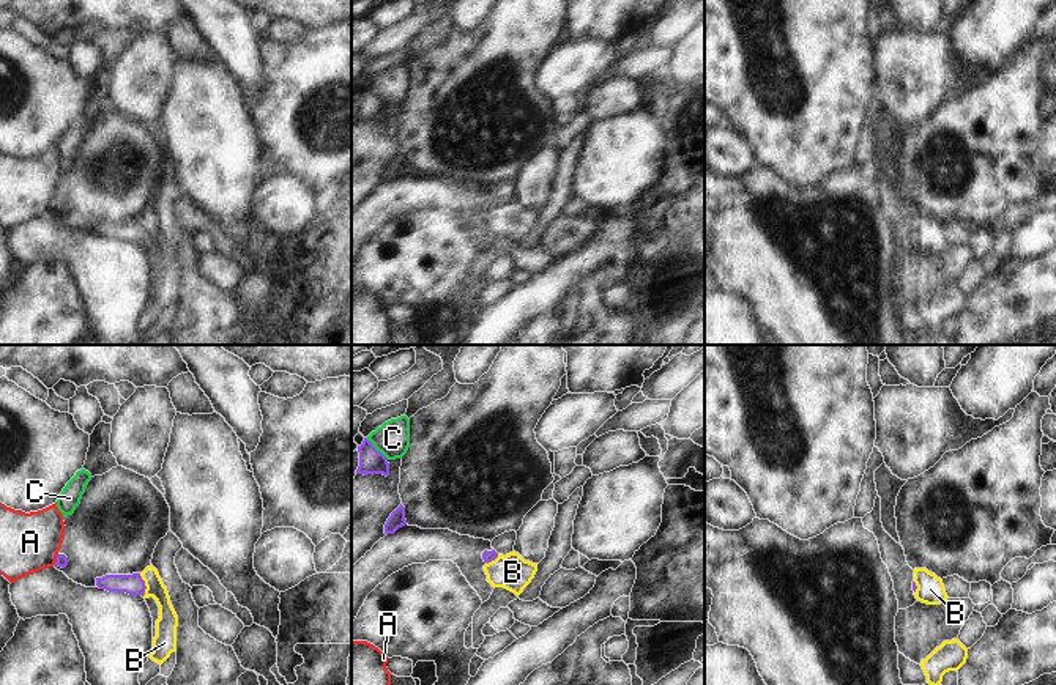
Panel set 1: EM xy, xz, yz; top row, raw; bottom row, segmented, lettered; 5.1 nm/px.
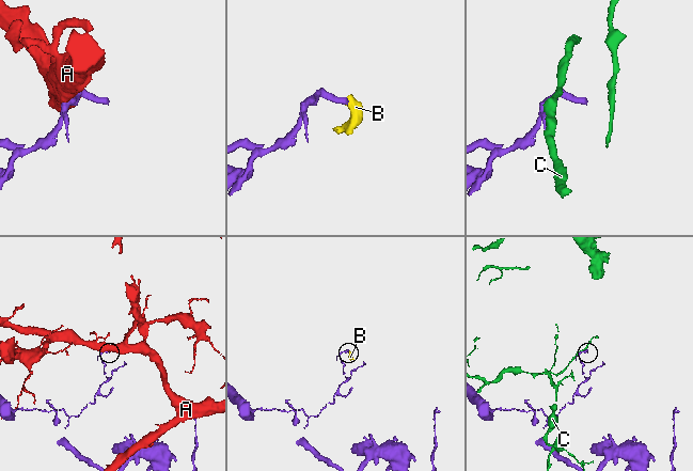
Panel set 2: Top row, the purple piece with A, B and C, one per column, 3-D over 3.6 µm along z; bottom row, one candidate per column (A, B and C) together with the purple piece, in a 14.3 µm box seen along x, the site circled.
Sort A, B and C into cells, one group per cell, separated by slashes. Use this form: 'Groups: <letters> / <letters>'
Groups: A / B / C

